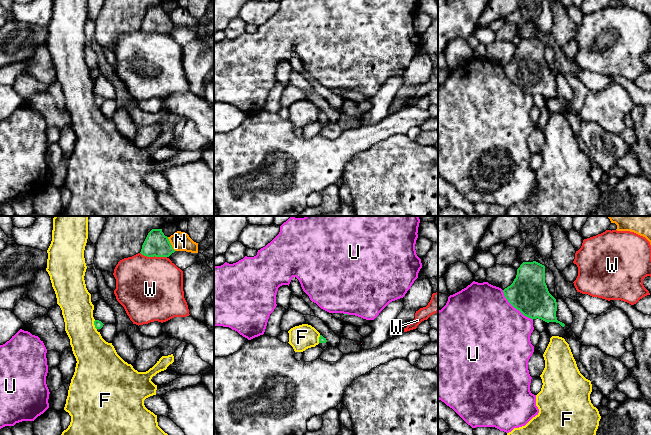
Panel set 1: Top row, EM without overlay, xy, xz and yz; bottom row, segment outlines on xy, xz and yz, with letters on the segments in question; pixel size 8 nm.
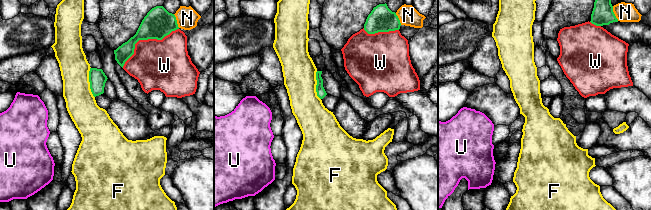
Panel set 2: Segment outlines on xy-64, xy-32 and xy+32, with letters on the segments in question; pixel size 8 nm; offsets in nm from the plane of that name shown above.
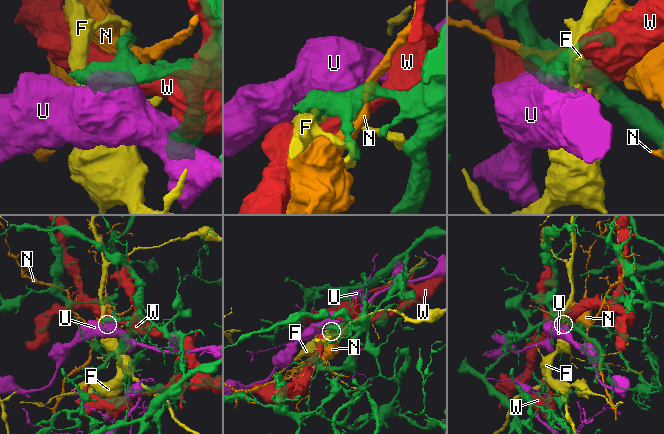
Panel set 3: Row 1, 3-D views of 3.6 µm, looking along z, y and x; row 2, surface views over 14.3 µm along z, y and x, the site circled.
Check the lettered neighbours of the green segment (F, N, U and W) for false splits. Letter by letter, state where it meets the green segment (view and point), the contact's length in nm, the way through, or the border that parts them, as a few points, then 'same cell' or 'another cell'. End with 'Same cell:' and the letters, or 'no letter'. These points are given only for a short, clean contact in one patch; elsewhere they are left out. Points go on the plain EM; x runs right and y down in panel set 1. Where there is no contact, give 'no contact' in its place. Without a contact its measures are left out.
F: contact xy (94, 100); length 80 nm; another cell
N: contact xy (170, 20); length 130 nm; another cell
U: contact yz (515, 83); length 340 nm; another cell
W: contact xy (153, 32); length 220 nm; another cell
Same cell: no letter

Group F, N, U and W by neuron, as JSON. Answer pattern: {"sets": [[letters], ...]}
{"sets": [["F"], ["N"], ["U"], ["W"]]}

